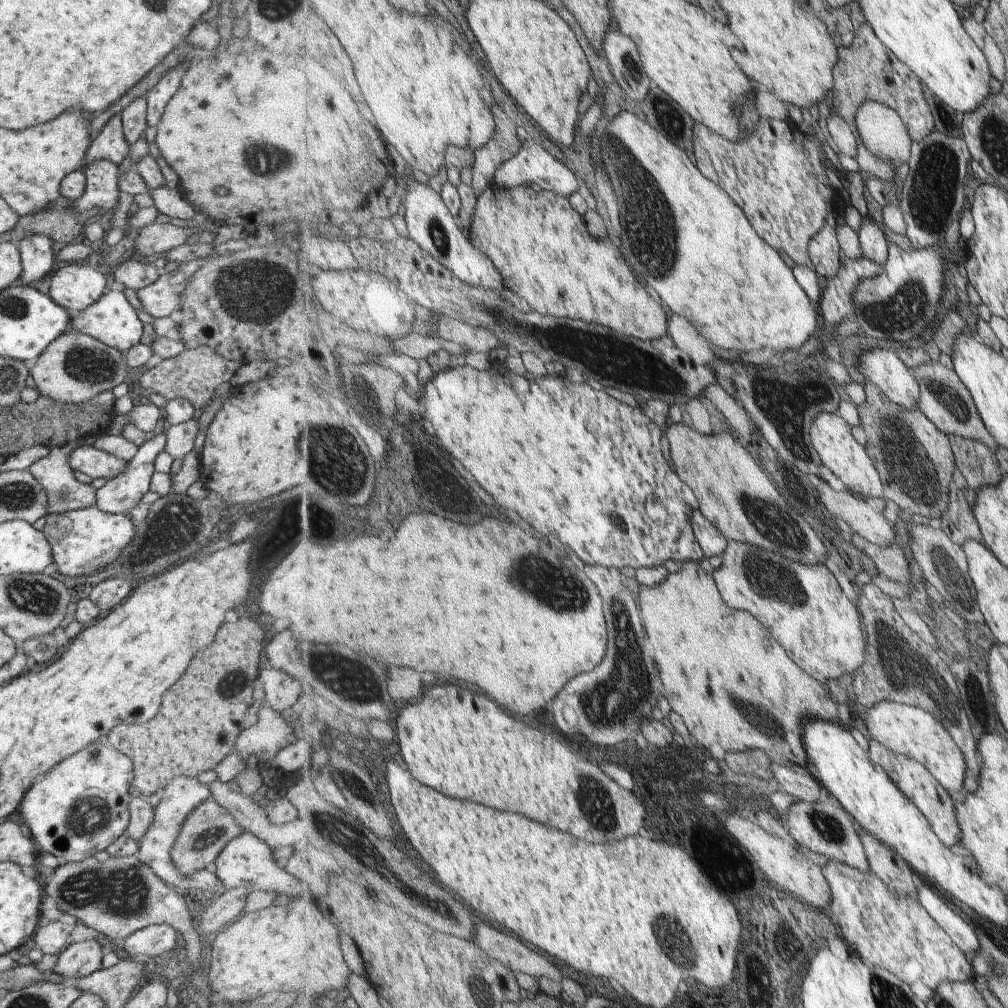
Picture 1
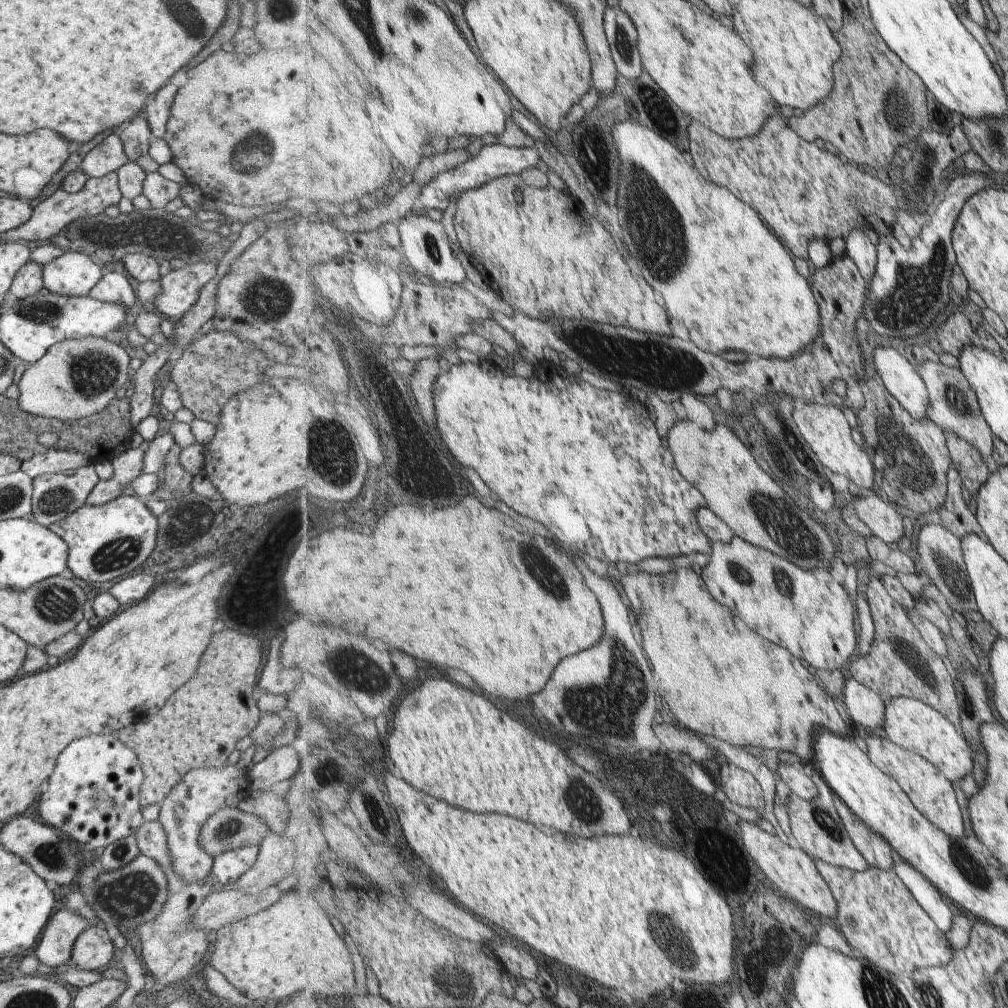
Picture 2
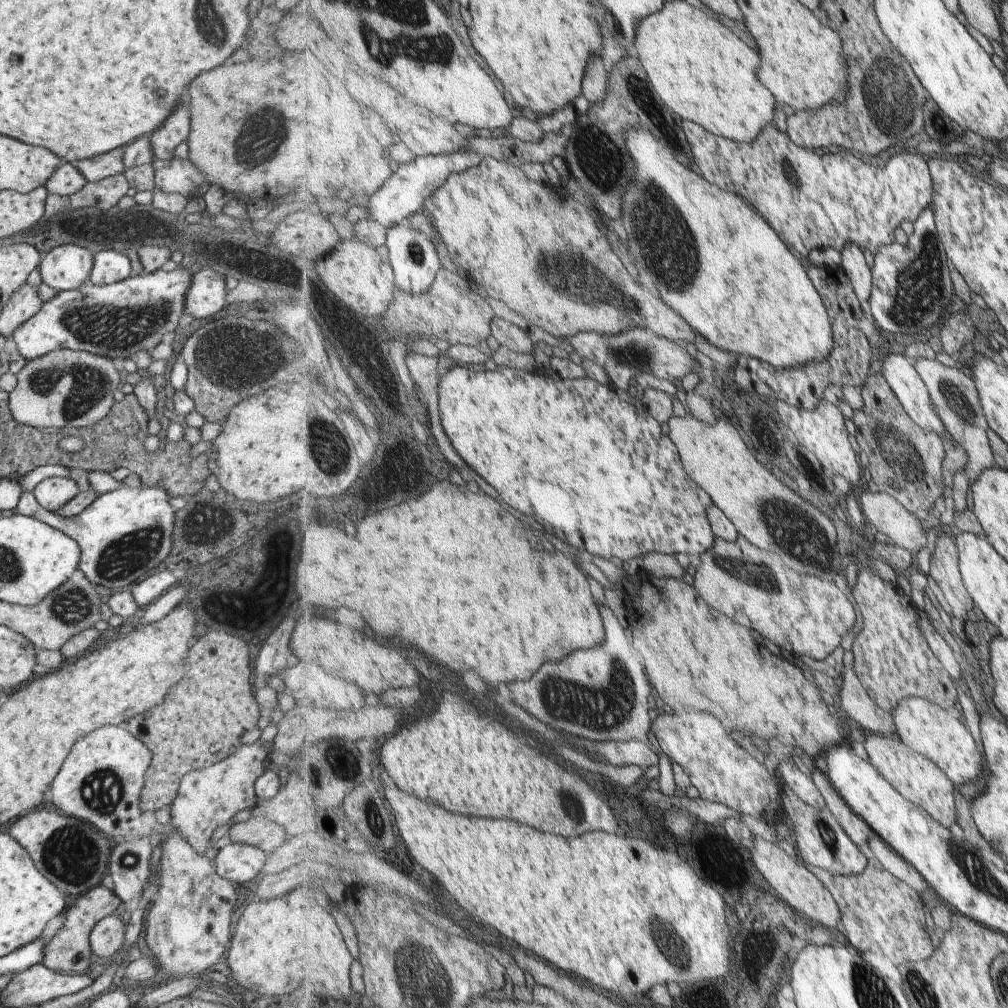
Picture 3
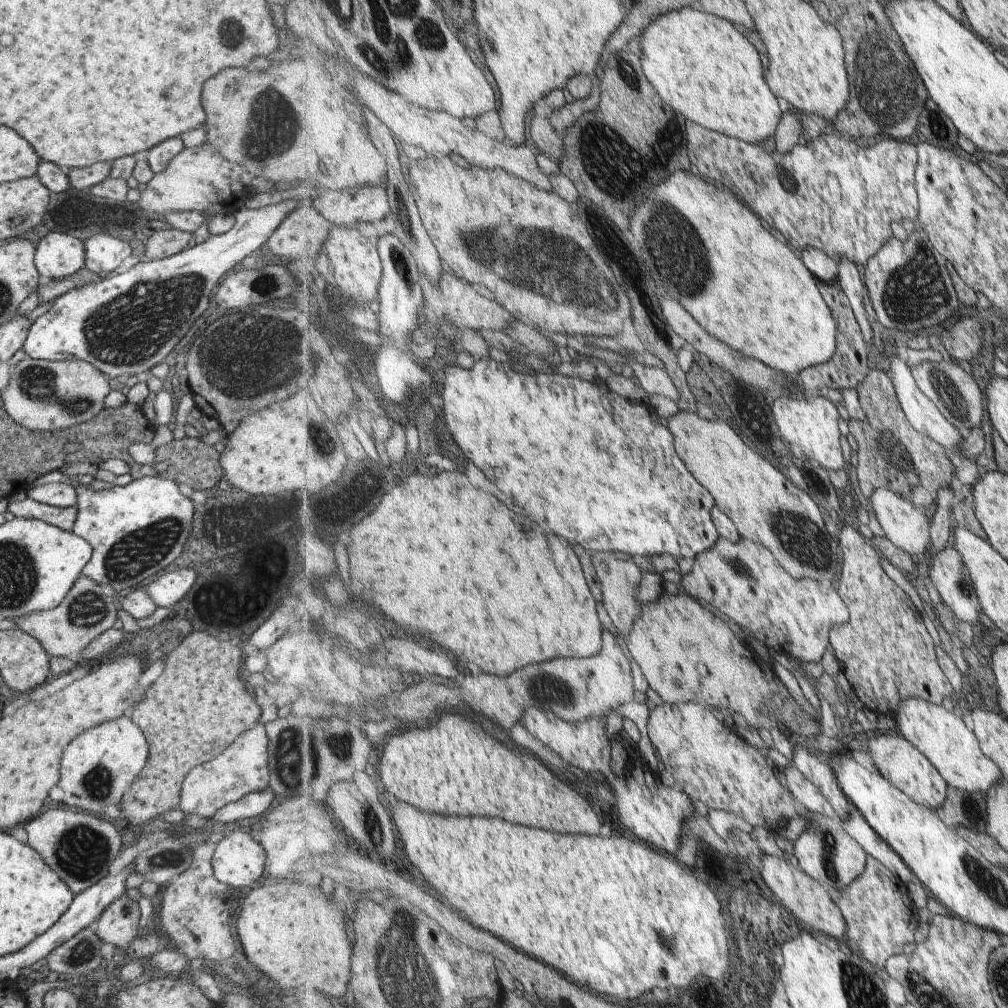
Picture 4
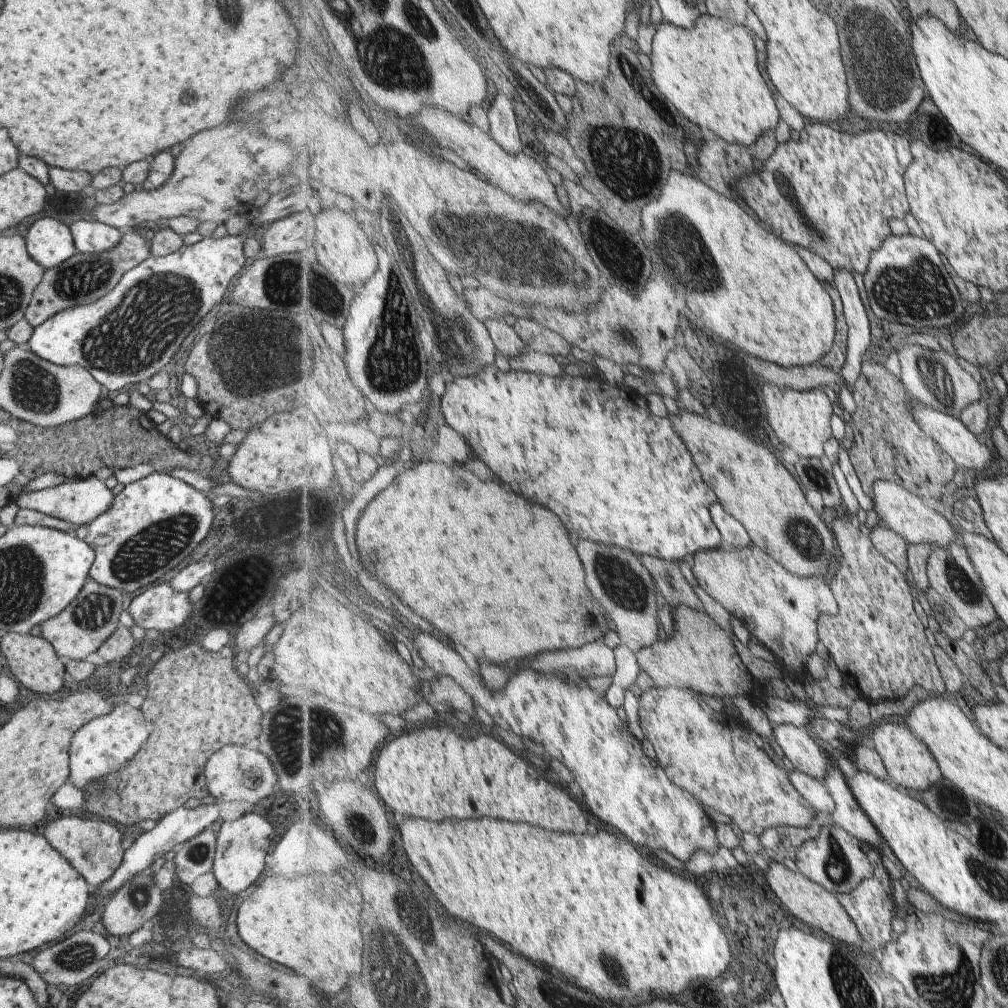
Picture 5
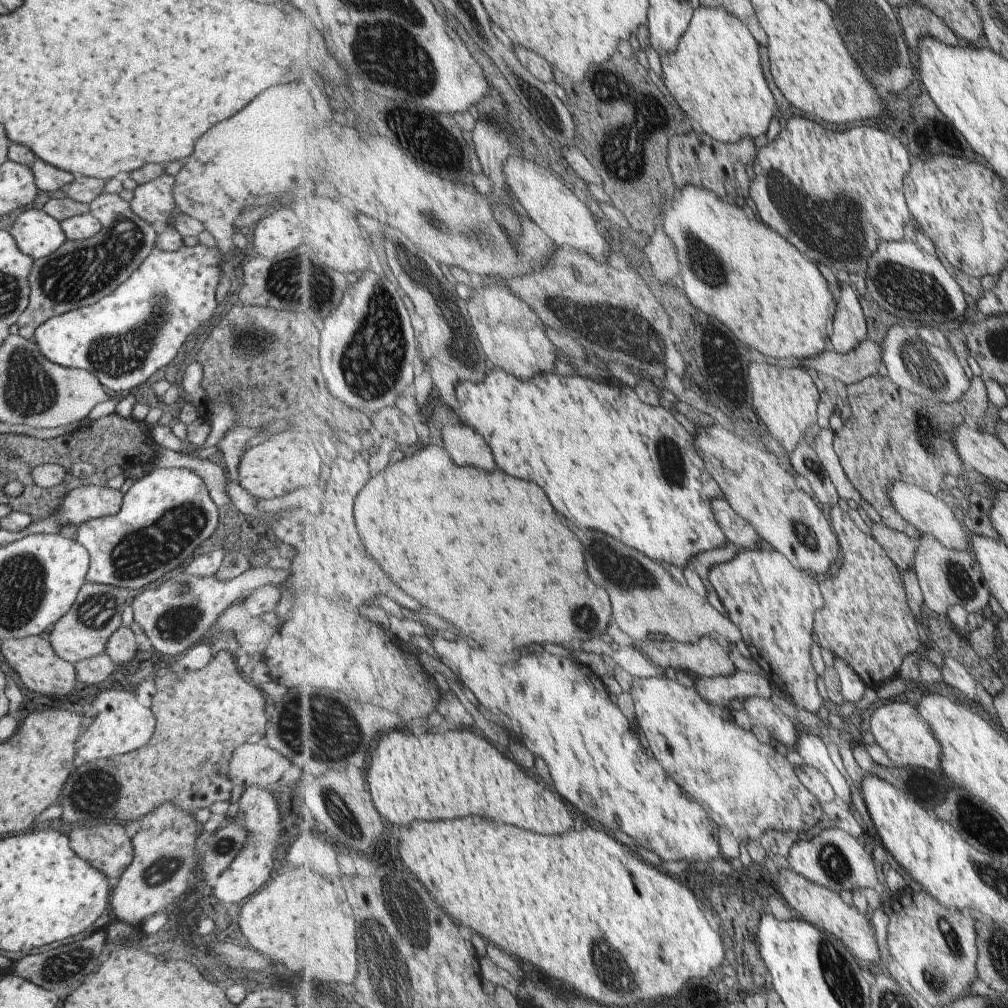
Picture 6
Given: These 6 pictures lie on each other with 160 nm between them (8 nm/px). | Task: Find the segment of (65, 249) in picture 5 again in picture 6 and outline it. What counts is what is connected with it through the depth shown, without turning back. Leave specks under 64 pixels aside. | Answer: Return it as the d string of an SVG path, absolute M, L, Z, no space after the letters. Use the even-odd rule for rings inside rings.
M43 209L23 210L9 233L17 248L33 260L49 256L67 240L59 221Z

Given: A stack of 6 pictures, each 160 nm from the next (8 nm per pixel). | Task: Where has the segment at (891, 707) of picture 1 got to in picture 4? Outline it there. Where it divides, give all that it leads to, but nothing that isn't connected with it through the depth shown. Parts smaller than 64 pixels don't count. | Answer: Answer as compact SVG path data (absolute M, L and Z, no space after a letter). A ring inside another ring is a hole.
M911 697L901 704L894 715L899 733L929 758L949 785L964 793L987 793L987 788L991 788L993 784L1001 784L999 783L1001 772L991 760L987 760L981 754L975 736L967 730L963 718L957 716L957 711L950 712L943 705Z

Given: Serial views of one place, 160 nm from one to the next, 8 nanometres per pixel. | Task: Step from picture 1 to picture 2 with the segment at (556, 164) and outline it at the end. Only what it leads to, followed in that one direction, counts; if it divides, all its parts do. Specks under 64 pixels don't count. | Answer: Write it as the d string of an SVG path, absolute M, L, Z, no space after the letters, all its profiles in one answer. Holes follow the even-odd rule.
M501 143L485 145L479 154L471 156L465 164L459 165L454 171L436 174L437 176L422 188L421 195L414 206L444 211L449 206L449 202L463 191L486 185L499 177L521 174L527 168L538 168L541 172L546 172L548 168L533 145L527 144L523 148L508 147Z

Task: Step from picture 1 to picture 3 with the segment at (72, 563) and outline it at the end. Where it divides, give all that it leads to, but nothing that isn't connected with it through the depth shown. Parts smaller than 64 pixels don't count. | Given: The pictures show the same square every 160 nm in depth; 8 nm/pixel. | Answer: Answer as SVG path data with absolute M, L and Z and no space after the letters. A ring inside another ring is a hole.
M122 485L121 488L114 488L109 492L100 494L79 514L64 517L43 510L31 494L23 493L21 490L15 512L17 515L33 517L72 538L80 548L80 560L76 568L81 570L91 584L101 584L101 586L114 592L119 588L125 588L125 585L137 582L139 578L143 578L147 574L147 570L157 566L167 556L169 546L171 546L174 515L171 506L167 503L168 499L165 491L157 487L145 488L145 486L140 485L137 488L130 488Z

